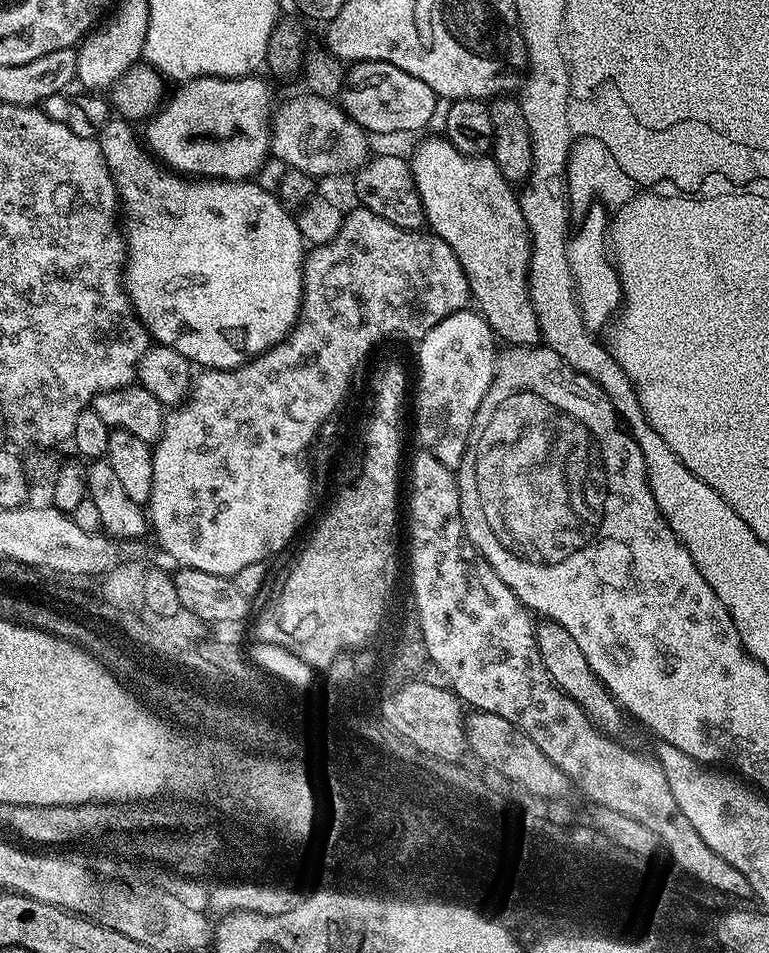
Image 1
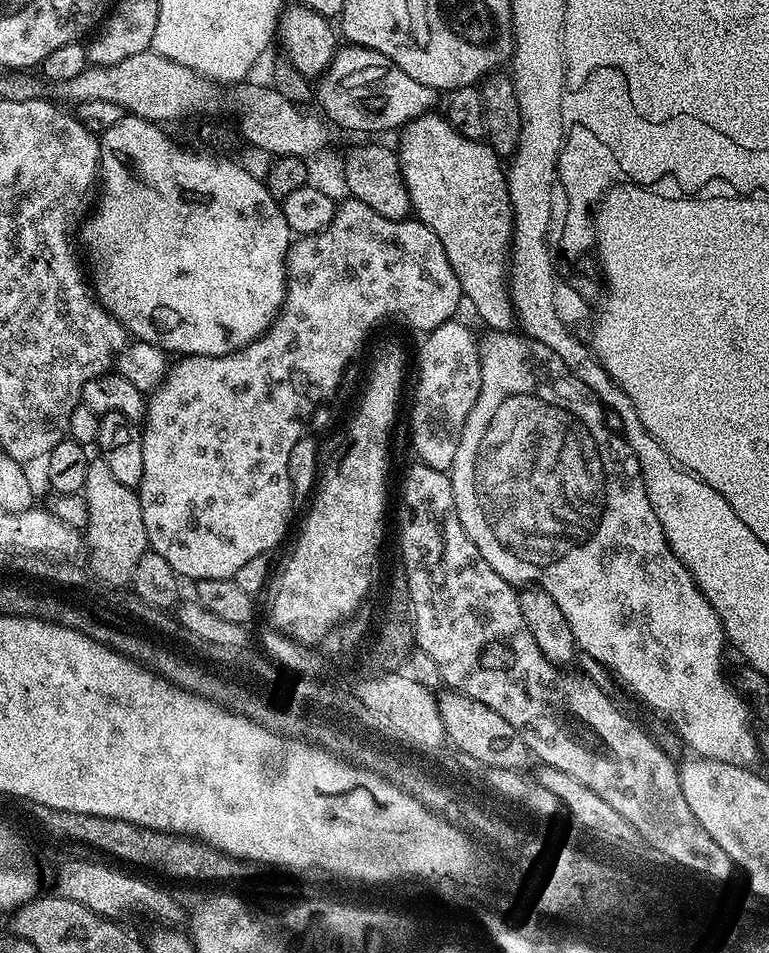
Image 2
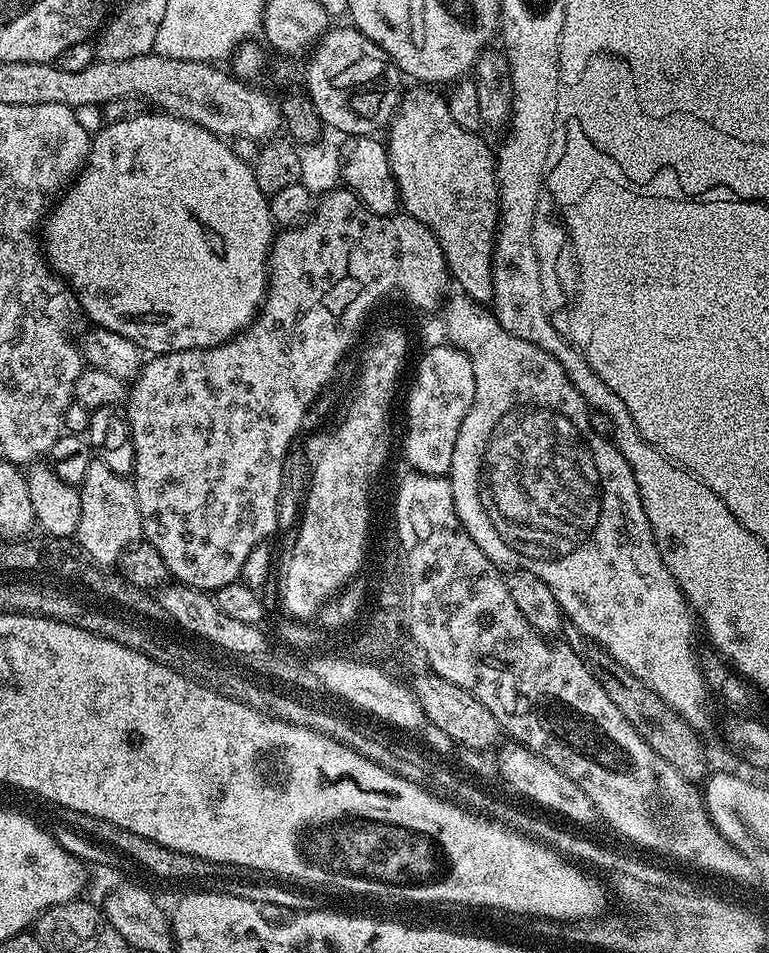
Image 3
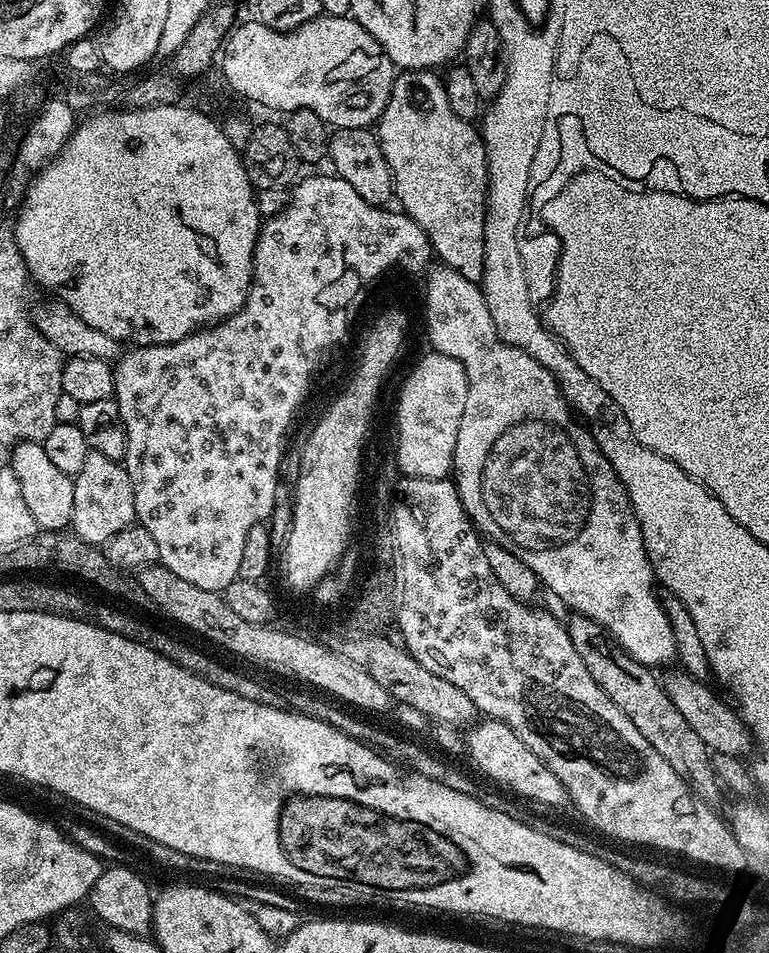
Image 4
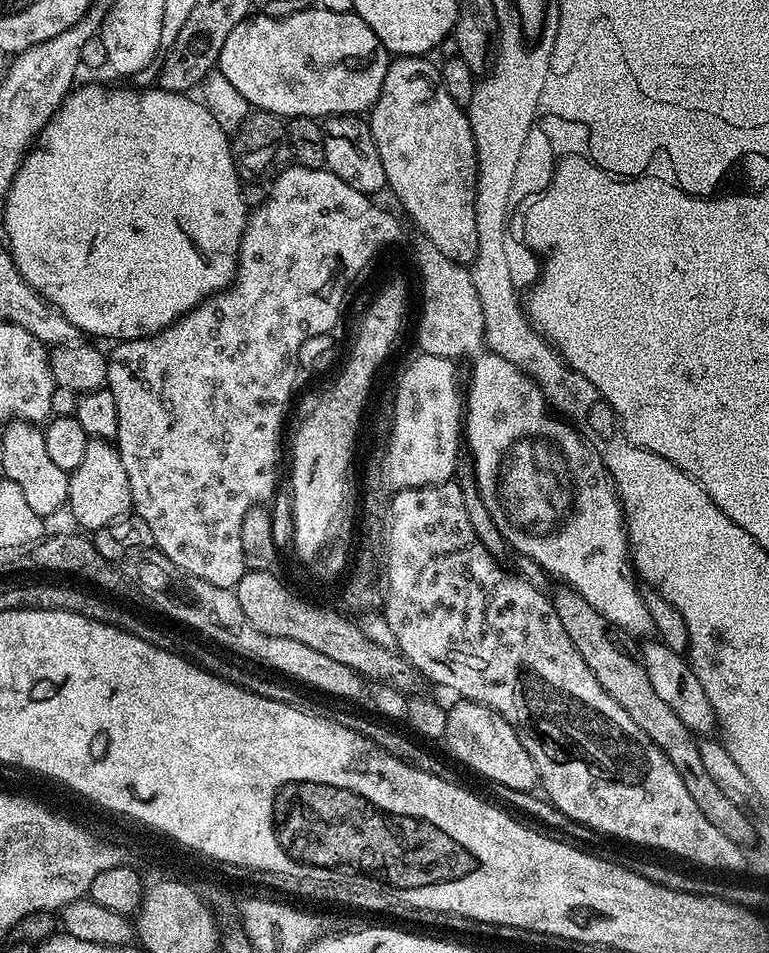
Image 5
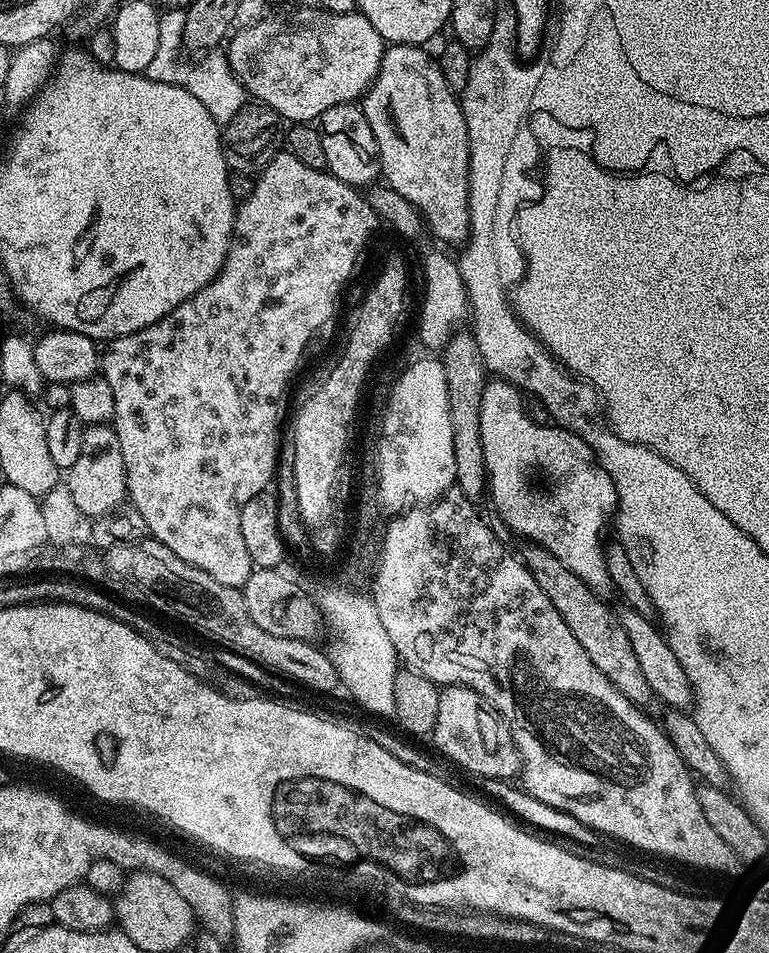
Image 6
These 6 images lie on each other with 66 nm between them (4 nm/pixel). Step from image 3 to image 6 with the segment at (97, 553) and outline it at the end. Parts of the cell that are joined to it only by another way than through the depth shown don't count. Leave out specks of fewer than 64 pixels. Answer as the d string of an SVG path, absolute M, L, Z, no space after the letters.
M111 423L90 424L84 429L82 438L81 457L66 470L66 485L70 494L74 496L75 505L82 514L89 518L107 516L125 503L128 494L128 483L126 482L126 462L122 462L122 445L118 443L118 434Z

